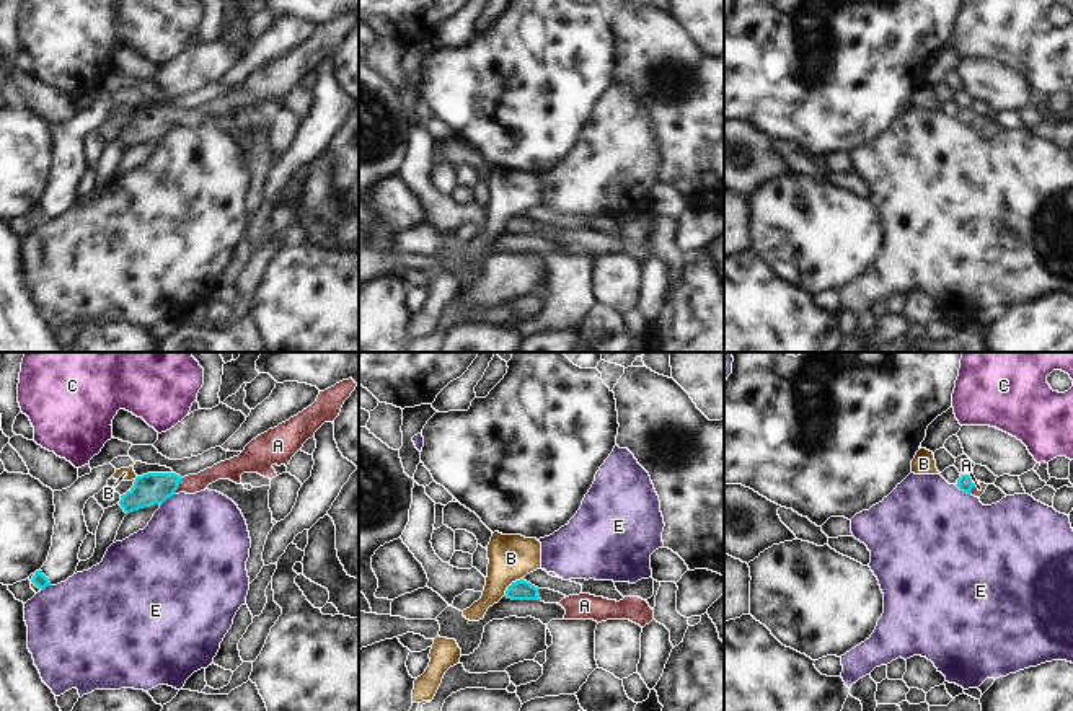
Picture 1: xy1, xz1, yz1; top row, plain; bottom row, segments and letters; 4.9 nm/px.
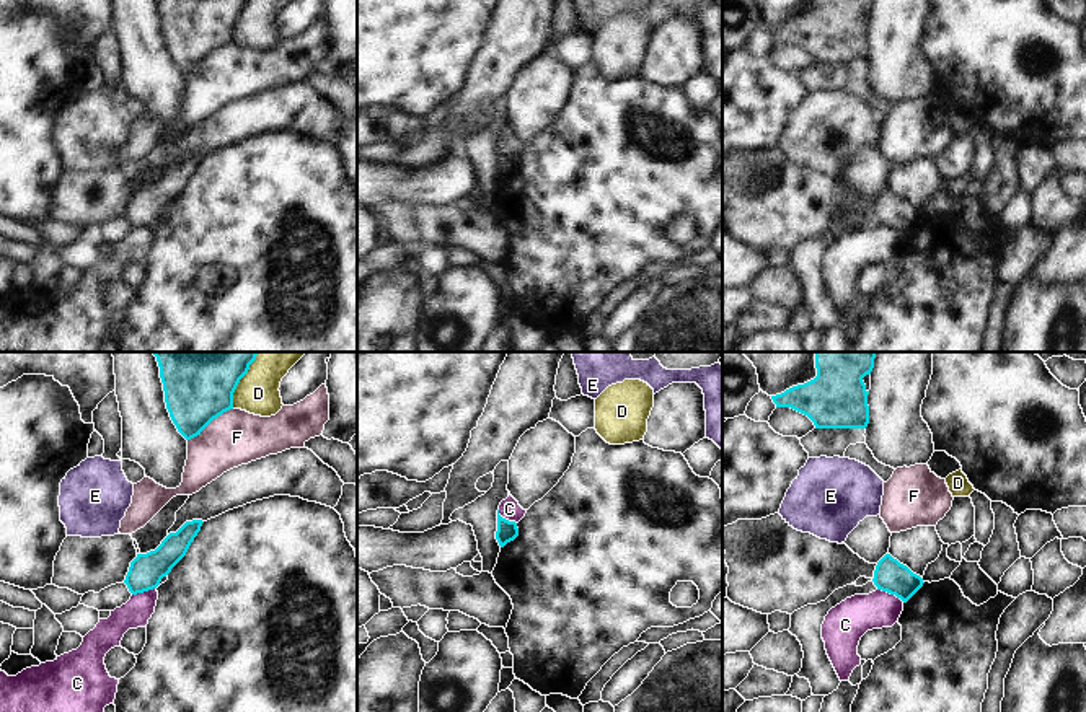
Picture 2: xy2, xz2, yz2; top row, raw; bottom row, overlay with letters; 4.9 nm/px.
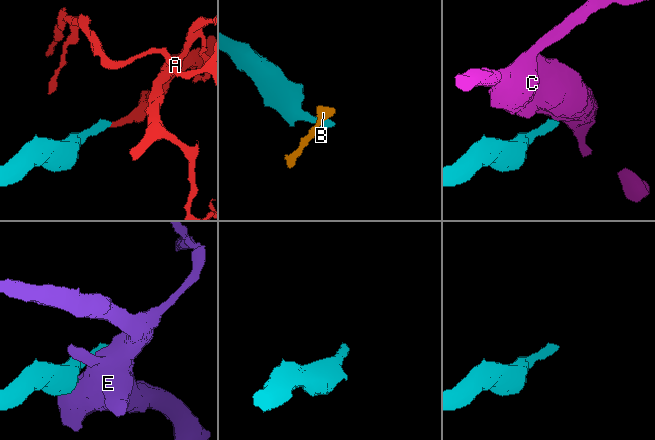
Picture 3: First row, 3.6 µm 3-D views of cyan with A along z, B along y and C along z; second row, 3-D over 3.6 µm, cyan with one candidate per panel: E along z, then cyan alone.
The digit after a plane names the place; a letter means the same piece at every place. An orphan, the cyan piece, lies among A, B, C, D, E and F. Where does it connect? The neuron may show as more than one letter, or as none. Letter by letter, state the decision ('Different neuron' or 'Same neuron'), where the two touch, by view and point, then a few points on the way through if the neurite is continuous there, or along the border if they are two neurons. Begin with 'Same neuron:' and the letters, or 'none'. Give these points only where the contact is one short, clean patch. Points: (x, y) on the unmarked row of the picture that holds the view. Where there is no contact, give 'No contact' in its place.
Same neuron: A
A: Same neuron. Touches cyan at xy1 (178, 119). Path across: xy1 (154, 123), (178, 119), (198, 118), (225, 105)
B: Different neuron. Touches cyan at xz1 (511, 219). Boundary: xz1 (522, 212), (516, 214), (503, 230)
C: Different neuron. Touches cyan at yz2 (891, 228). Boundary: yz2 (878, 224), (894, 228), (904, 237)
D: Different neuron. Touches cyan at xy2 (237, 20)
E: Different neuron. Touches cyan at yz1 (962, 124). Boundary: yz1 (954, 119), (969, 129)
F: Different neuron. Touches cyan at xy2 (209, 57)

